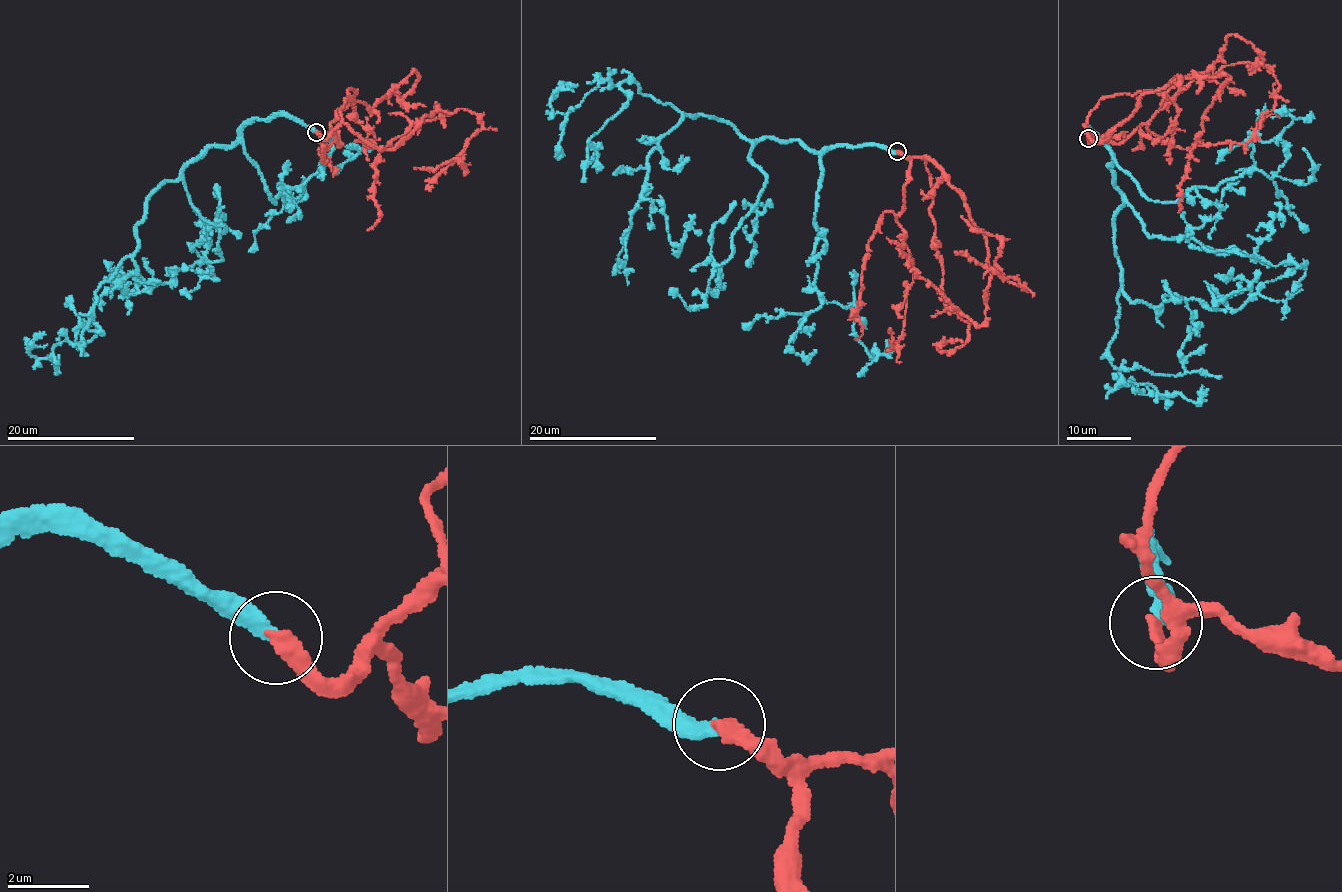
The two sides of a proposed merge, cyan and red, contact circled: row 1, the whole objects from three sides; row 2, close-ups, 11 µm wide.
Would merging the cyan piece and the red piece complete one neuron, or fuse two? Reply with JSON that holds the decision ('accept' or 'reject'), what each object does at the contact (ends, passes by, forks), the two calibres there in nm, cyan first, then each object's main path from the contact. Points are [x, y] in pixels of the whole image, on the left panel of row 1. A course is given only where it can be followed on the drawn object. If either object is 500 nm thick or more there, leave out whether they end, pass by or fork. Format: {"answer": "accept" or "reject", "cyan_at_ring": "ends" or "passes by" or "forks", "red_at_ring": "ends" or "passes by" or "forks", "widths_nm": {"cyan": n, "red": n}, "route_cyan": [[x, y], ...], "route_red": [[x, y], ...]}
{"answer": "reject", "cyan_at_ring": "ends", "red_at_ring": "ends", "widths_nm": {"cyan": 320, "red": 320}, "route_cyan": [[317, 131], [249, 119], [207, 146], [149, 198], [81, 341], [30, 353], [46, 334]], "route_red": [[317, 131], [344, 123], [391, 149], [436, 107], [446, 114], [379, 154], [379, 220], [367, 230]]}

